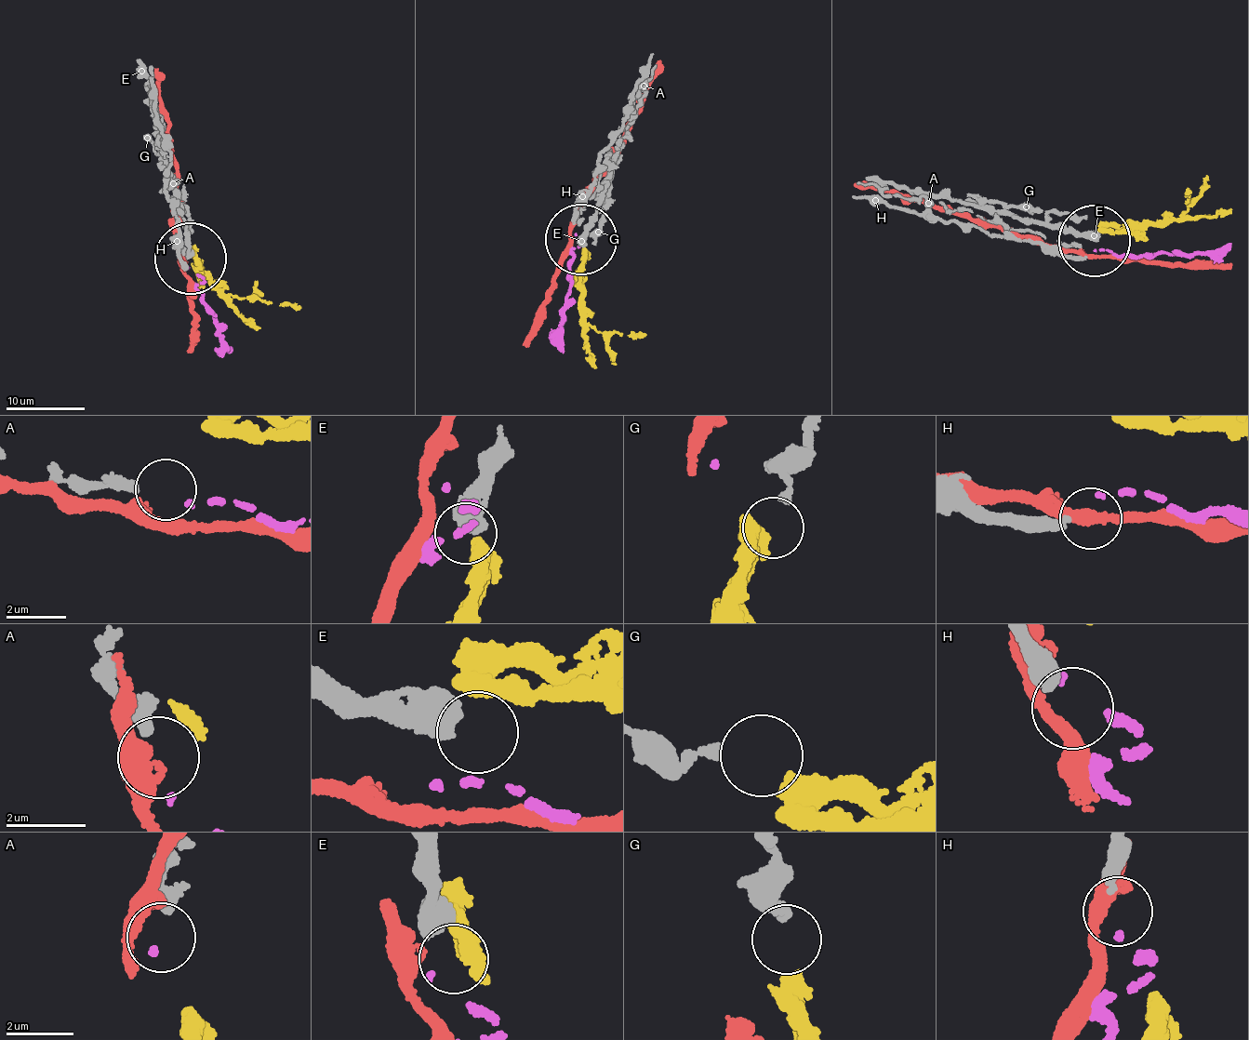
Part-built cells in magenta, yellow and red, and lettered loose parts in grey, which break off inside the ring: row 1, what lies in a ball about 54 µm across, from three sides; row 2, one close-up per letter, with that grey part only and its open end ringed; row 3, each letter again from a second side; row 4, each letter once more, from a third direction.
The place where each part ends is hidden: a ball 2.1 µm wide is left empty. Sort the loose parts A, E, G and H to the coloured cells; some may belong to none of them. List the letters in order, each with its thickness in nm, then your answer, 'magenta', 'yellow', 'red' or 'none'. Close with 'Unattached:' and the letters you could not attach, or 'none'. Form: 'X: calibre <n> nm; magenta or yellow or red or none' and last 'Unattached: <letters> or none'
A: calibre 280 nm; magenta
E: calibre 650 nm; none
G: calibre 240 nm; yellow
H: calibre 380 nm; none
Unattached: E, H

